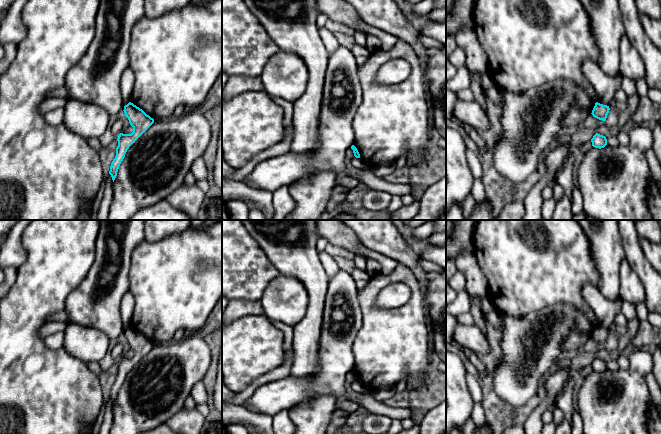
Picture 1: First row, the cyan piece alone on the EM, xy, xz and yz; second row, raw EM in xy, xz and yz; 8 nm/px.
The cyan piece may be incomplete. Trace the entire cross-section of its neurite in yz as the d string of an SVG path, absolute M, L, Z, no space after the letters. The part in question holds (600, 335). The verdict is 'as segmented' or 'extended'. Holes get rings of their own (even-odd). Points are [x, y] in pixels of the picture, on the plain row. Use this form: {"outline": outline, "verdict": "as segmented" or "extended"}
{"outline": "M596 326L591 338L593 339L593 341L605 345L609 337L609 334L609 330Z", "verdict": "as segmented"}

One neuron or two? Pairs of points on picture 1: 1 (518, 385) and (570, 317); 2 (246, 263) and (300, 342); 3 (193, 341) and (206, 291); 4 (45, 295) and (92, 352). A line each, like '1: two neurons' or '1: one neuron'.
1: one neuron
2: two neurons
3: two neurons
4: two neurons

